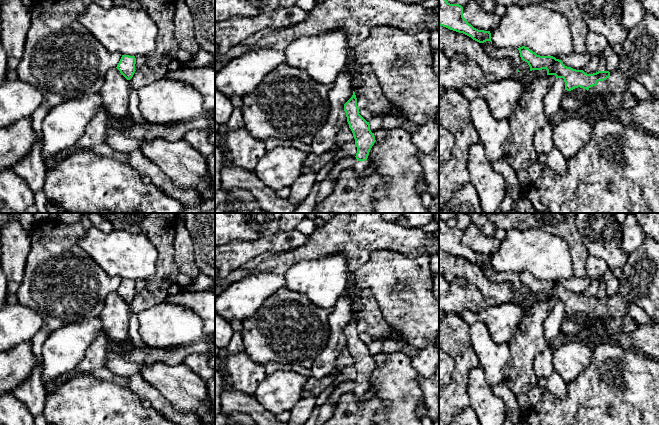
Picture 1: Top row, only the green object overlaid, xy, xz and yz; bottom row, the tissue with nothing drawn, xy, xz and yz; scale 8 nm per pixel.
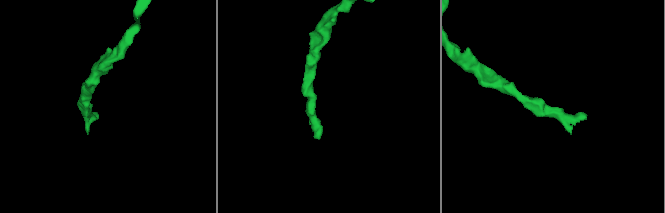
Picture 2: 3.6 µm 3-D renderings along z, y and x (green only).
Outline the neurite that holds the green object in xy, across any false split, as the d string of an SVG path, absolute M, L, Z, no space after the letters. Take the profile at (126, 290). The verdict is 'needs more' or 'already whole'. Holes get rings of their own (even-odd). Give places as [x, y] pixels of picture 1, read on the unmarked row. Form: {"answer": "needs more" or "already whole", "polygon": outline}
{"answer": "already whole", "polygon": "M122 279L116 292L127 304L130 304L136 295L135 288L136 288L135 280Z"}

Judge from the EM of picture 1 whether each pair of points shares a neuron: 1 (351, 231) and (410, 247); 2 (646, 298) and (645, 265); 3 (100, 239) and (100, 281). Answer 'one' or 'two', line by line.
1: one
2: one
3: two

